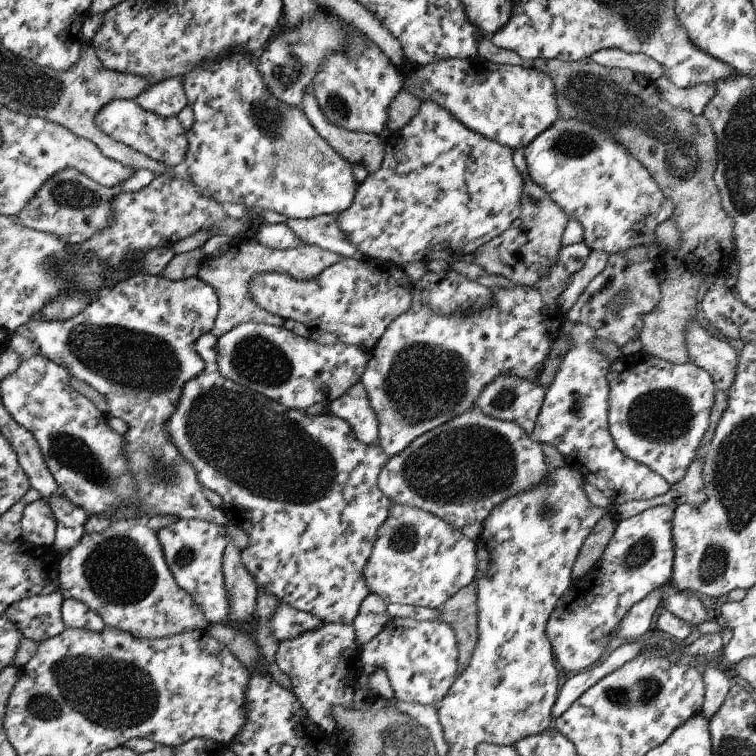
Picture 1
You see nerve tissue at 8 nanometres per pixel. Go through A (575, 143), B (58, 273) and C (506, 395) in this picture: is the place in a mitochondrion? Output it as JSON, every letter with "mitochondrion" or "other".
{"A":"mitochondrion","B":"mitochondrion","C":"mitochondrion"}

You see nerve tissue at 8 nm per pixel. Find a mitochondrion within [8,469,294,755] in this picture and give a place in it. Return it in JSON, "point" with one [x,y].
{"point":[114,695]}

